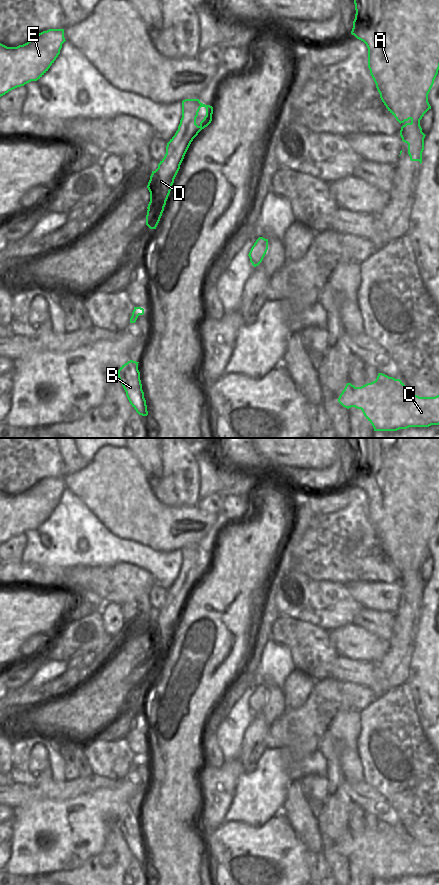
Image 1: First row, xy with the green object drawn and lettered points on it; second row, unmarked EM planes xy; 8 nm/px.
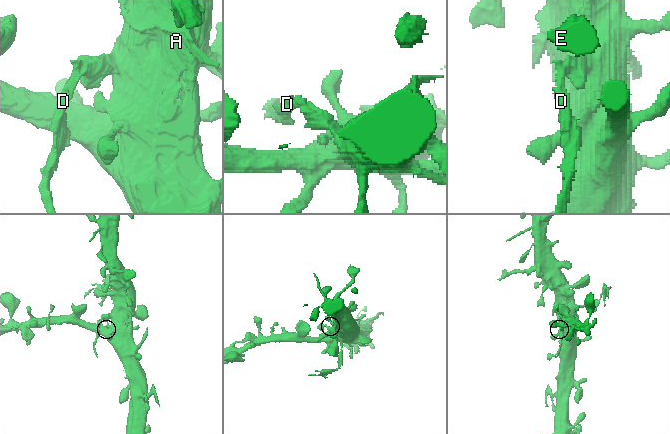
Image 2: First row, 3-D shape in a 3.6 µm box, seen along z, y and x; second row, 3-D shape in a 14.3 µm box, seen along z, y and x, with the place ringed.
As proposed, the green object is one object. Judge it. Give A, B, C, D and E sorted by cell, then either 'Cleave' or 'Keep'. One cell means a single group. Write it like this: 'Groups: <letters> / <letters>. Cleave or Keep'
Groups: A C E / B D. Cleave.

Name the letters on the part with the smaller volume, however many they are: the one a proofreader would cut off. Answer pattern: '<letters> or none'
B, D

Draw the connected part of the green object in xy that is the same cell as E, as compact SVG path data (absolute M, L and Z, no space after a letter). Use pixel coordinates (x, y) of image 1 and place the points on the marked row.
M49 29L17 47L0 43L0 97L40 79L60 54L65 41L64 29Z

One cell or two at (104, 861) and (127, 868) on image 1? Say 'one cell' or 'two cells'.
one cell

